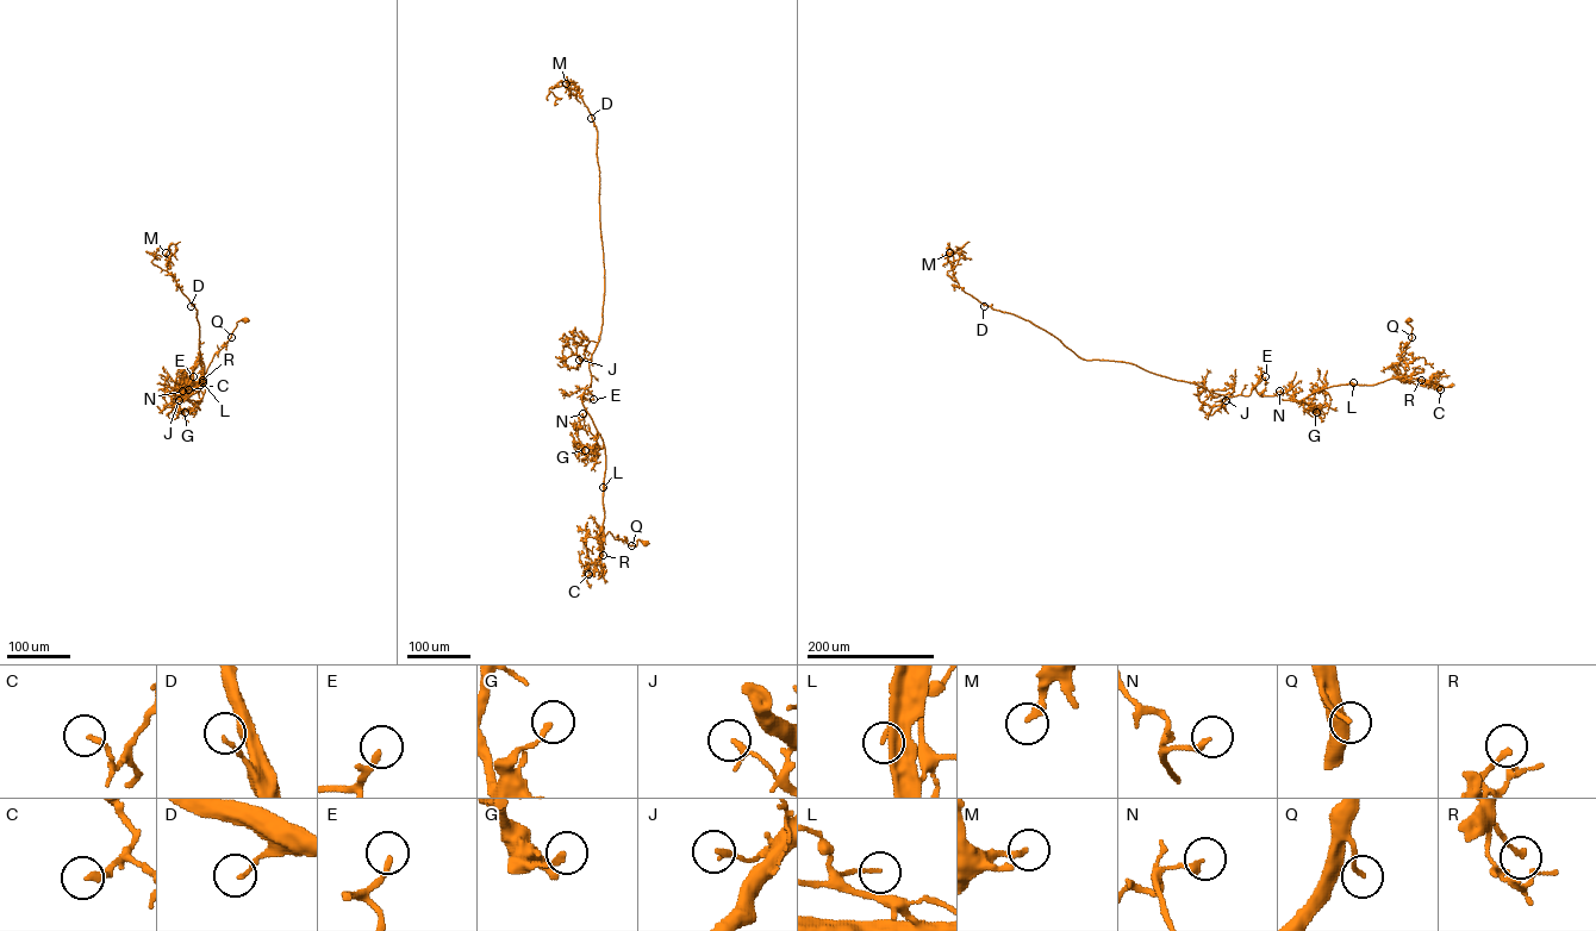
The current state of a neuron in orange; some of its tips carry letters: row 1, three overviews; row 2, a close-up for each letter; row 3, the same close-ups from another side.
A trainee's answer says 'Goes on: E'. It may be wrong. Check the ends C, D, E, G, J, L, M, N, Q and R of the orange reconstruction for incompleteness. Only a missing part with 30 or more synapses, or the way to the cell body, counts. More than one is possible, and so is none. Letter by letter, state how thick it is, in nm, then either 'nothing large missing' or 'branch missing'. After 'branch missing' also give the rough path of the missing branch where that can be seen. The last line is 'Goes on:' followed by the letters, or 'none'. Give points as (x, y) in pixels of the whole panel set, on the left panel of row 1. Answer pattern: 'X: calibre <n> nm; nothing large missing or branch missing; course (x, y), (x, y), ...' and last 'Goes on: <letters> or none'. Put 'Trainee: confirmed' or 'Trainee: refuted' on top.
Trainee: confirmed
C: calibre 200 nm; nothing large missing
D: calibre 130 nm; nothing large missing
E: calibre 200 nm; branch missing; course (193, 376), (194, 362)
G: calibre 200 nm; nothing large missing
J: calibre 150 nm; nothing large missing
L: calibre 140 nm; nothing large missing
M: calibre 240 nm; nothing large missing
N: calibre 240 nm; nothing large missing
Q: calibre 140 nm; nothing large missing
R: calibre 180 nm; nothing large missing
Goes on: E

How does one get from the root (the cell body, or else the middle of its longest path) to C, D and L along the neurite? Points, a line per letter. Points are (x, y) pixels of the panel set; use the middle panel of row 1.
C: (646, 543), (638, 539), (636, 545), (630, 545), (609, 531), (593, 574), (588, 574)
D: (646, 543), (630, 545), (609, 531), (604, 536), (605, 448), (583, 402), (604, 291), (591, 118)
L: (646, 543), (638, 539), (636, 545), (630, 545), (615, 539), (609, 531), (604, 536), (603, 487)

